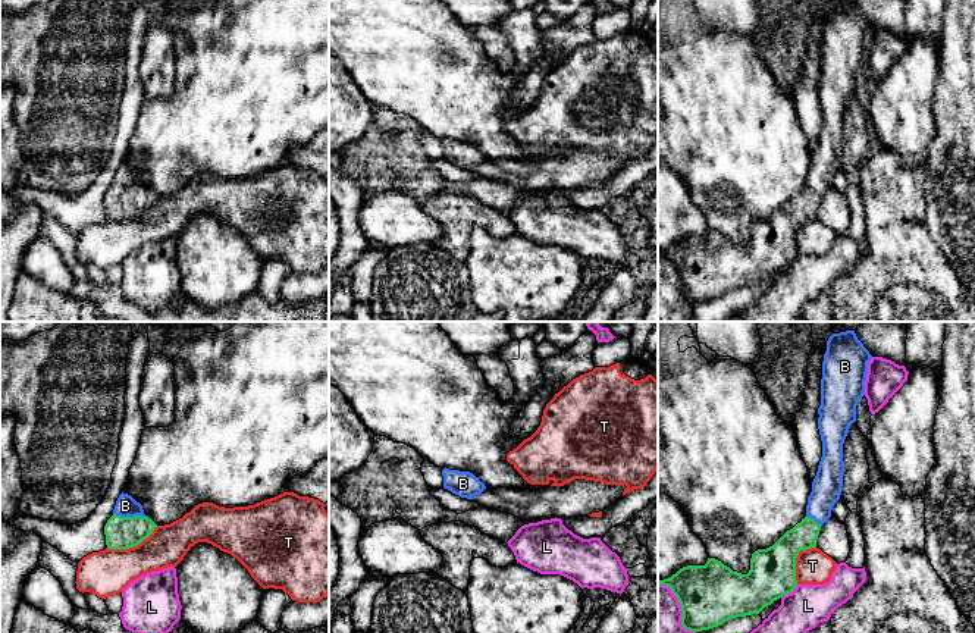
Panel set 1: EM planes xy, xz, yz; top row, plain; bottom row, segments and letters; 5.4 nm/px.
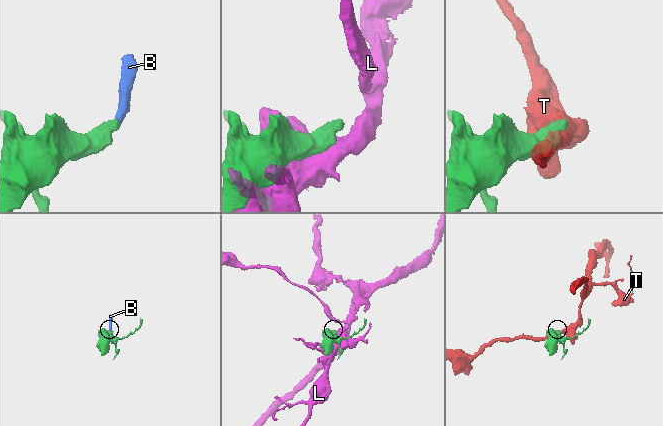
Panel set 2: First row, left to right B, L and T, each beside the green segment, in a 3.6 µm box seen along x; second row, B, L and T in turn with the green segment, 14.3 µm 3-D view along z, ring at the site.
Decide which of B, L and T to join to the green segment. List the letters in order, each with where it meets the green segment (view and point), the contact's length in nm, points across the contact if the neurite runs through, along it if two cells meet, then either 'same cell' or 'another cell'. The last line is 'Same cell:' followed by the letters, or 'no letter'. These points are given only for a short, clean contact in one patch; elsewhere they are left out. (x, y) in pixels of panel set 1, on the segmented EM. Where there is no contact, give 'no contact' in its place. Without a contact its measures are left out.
B: meets green in xy at (131, 517); contact 200 nm long; runs through xy (121, 532), (131, 517), (125, 505); same cell
L: meets green in yz at (789, 592); contact 120 nm long; another cell
T: meets green in xy at (132, 547); contact 300 nm long; border along xy (157, 526), (132, 547), (107, 548); another cell
Same cell: B

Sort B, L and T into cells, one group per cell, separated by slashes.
B / L / T

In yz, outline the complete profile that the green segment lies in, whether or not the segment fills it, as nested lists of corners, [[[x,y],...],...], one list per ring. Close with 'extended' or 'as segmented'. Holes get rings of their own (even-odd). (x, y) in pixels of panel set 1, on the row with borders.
[[[862,322],[855,330],[833,333],[827,341],[822,361],[821,405],[818,408],[818,429],[822,441],[822,457],[812,492],[808,496],[806,517],[787,530],[772,546],[752,554],[747,574],[733,571],[715,558],[705,565],[687,565],[658,585],[668,586],[677,596],[683,617],[681,626],[693,633],[709,630],[737,617],[759,614],[774,601],[791,593],[796,586],[796,558],[800,551],[816,546],[821,526],[831,517],[834,504],[840,499],[843,486],[843,444],[849,427],[856,422],[858,401],[865,395],[868,363],[872,357],[882,357],[905,366],[907,323]]]; extended

